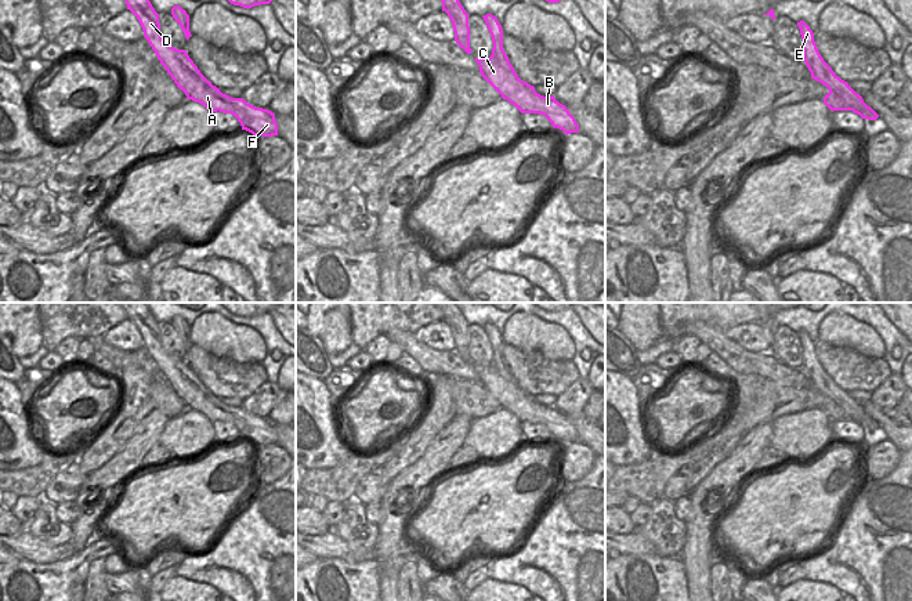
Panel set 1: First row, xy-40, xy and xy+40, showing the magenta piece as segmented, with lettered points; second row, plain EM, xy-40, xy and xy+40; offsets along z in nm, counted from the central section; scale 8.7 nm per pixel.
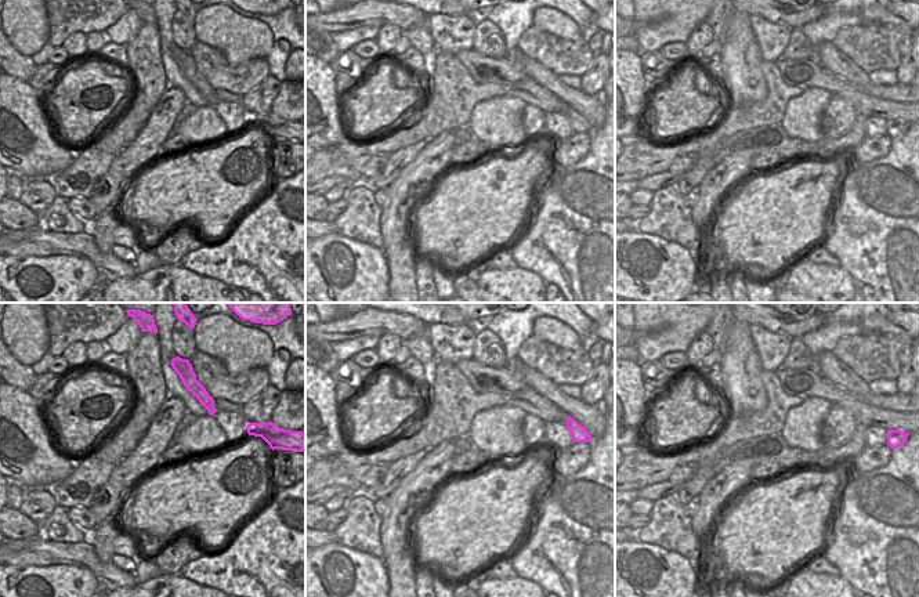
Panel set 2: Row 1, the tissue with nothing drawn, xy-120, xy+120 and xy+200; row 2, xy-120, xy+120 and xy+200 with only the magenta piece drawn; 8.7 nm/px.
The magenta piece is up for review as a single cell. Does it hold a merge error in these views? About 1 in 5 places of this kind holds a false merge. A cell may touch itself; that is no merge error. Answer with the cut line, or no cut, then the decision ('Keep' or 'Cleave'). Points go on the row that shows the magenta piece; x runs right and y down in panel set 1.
Split along xy+40 (824, 82), (839, 94), (850, 109). Cleave

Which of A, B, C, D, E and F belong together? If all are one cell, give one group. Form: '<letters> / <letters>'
A B C D F / E

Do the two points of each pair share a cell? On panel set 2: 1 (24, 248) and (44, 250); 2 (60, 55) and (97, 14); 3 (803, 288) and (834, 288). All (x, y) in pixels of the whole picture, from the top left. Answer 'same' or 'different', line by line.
1: same
2: different
3: same

